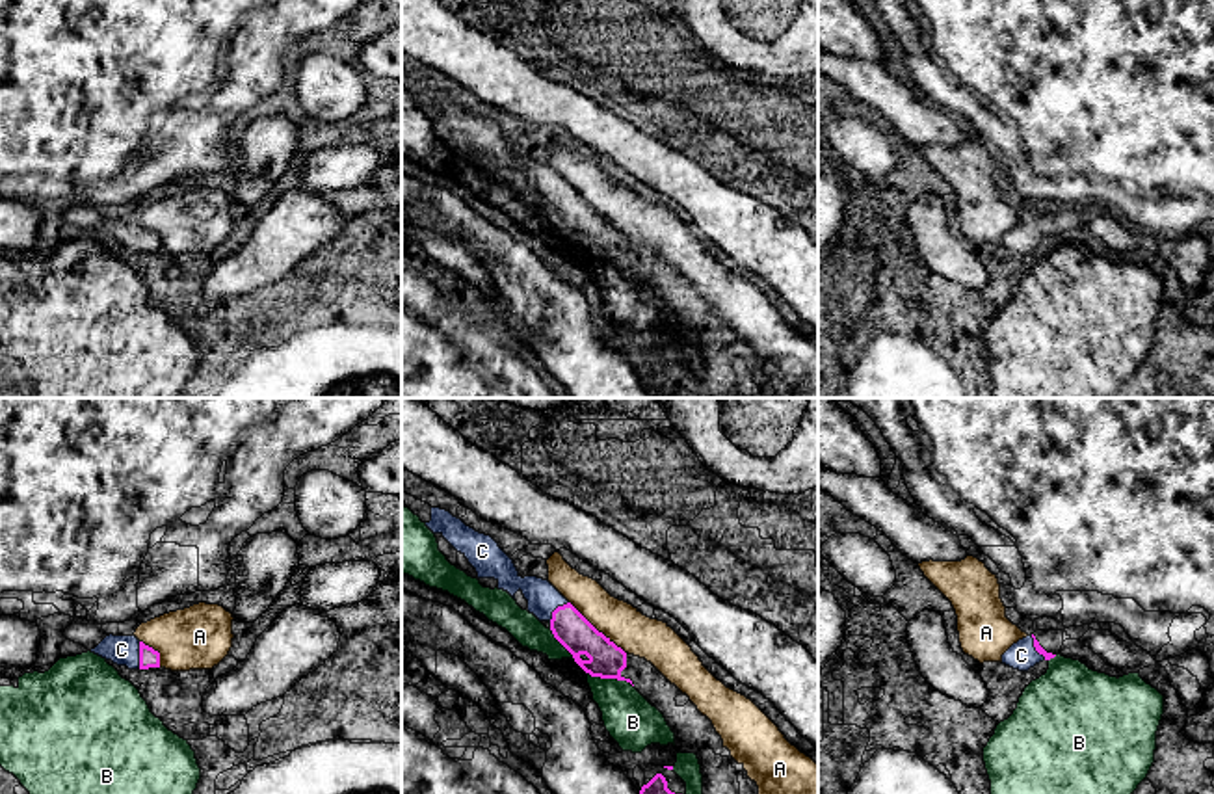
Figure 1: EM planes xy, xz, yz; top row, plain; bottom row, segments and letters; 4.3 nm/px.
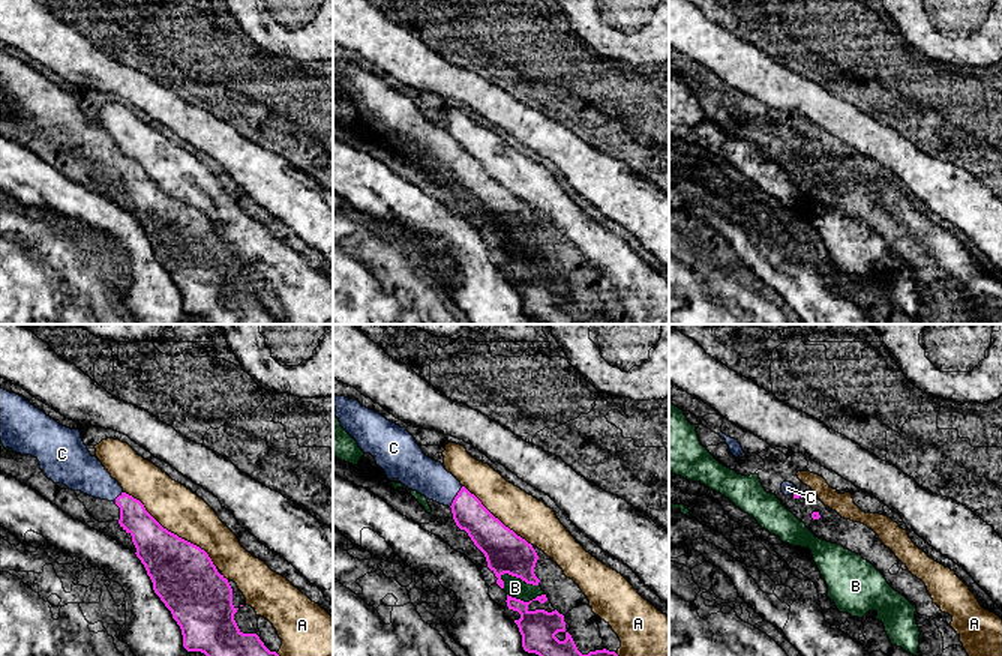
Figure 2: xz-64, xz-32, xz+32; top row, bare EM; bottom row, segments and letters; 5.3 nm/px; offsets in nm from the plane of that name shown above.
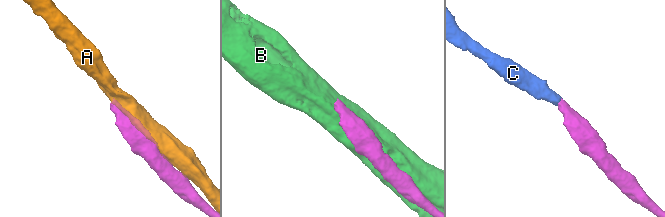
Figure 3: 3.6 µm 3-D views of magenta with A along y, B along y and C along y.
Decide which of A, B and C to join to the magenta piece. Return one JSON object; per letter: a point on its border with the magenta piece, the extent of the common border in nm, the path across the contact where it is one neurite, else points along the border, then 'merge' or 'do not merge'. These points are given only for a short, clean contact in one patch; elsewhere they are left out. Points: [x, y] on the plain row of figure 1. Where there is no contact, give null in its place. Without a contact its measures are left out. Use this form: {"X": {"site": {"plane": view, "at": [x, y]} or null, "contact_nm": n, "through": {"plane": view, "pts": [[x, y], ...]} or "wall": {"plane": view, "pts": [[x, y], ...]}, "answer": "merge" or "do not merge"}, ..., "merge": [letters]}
{"A": {"site": {"plane": "xz", "at": [595, 212]}, "contact_nm": 340, "answer": "do not merge"}, "B": {"site": {"plane": "xz", "at": [610, 261]}, "contact_nm": 220, "answer": "do not merge"}, "C": {"site": {"plane": "xz", "at": [554, 194]}, "contact_nm": 130, "through": {"plane": "xz", "pts": [[571, 212], [554, 194], [541, 179]]}, "answer": "merge"}, "merge": ["C"]}

